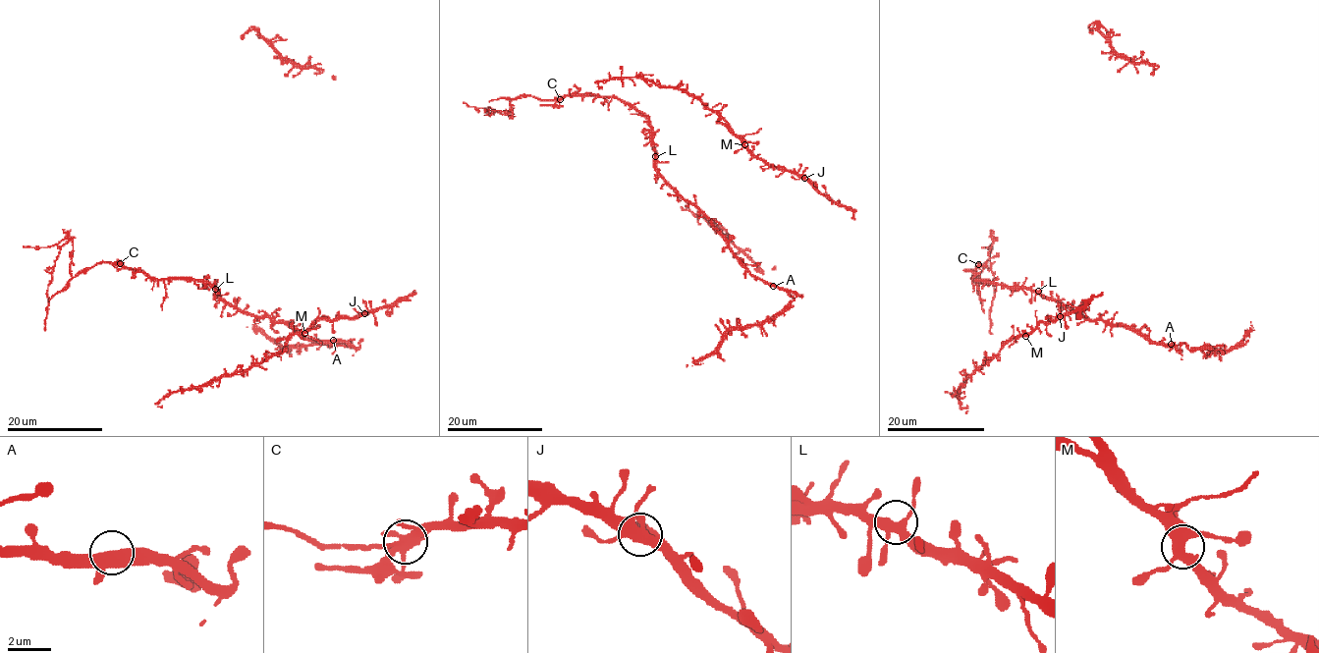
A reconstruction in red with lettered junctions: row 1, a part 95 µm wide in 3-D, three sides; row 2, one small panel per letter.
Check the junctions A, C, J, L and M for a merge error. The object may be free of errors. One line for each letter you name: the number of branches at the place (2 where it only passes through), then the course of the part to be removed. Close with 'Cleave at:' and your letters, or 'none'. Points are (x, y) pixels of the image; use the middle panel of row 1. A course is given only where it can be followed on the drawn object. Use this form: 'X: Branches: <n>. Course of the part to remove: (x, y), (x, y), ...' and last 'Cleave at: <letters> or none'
C: Branches: 4. Course of the part to remove: (559, 99), (543, 100), (522, 96), (511, 100), (513, 111), (484, 113)
Cleave at: C

